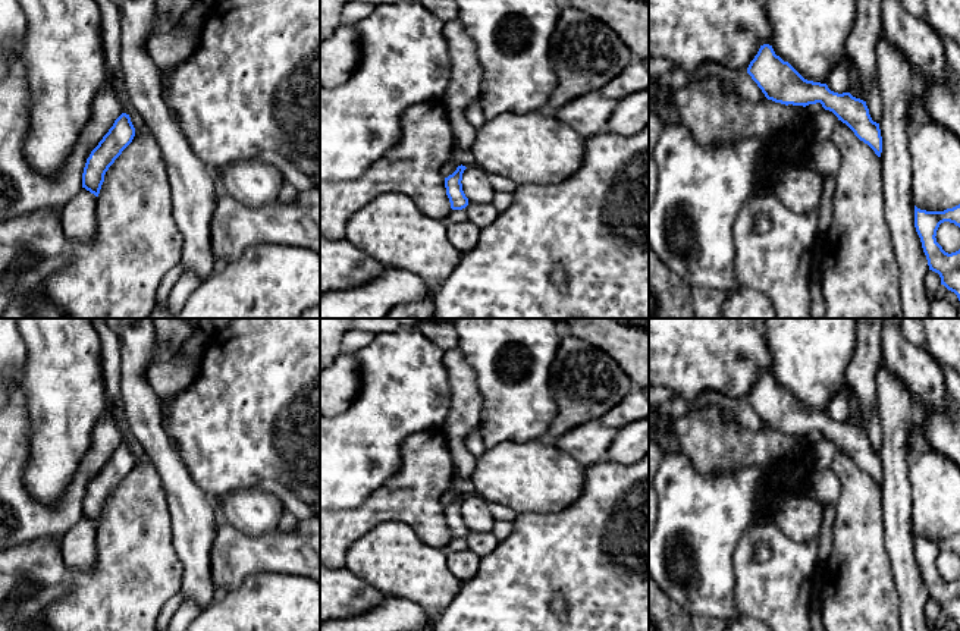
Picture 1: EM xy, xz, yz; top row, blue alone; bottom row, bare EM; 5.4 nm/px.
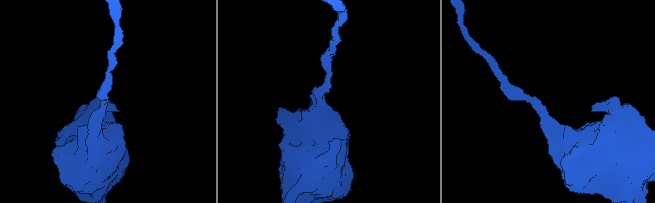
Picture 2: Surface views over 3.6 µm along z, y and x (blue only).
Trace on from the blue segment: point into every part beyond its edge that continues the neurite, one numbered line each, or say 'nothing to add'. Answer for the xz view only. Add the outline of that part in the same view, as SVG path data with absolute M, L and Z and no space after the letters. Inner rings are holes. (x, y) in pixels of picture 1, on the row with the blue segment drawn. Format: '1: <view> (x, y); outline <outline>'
nothing to add

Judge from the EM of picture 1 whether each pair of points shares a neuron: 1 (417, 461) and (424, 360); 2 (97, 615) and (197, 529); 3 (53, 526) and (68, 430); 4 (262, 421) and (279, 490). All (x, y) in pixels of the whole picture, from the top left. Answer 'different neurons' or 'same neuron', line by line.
1: different neurons
2: different neurons
3: different neurons
4: different neurons

